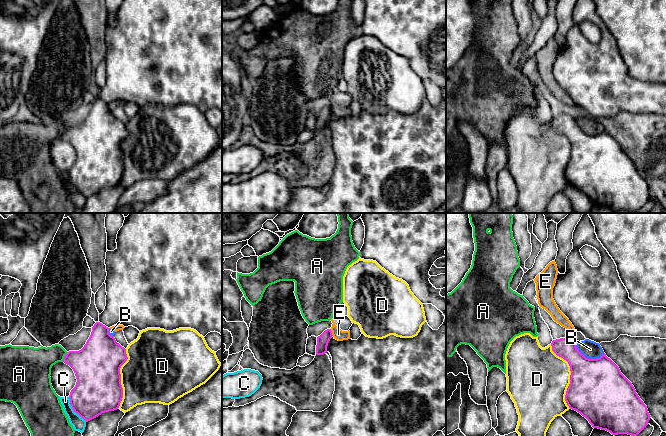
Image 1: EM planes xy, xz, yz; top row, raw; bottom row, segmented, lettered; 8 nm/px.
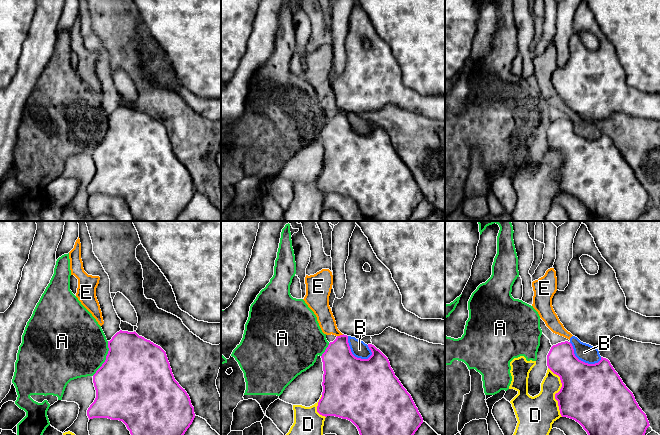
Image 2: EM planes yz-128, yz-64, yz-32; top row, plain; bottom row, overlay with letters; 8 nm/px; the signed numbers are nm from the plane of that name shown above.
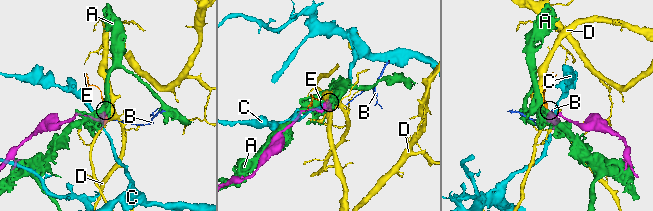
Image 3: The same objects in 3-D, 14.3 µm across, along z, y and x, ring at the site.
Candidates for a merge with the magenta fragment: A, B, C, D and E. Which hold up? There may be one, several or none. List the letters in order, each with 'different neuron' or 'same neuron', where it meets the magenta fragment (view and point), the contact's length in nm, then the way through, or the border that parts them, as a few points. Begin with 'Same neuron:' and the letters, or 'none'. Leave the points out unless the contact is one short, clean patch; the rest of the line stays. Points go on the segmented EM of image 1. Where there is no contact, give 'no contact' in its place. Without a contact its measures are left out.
Same neuron: none
A: different neuron; contact xy (64, 357); length 90 nm
B: different neuron; contact yz (588, 358); length 260 nm
C: different neuron; contact xy (73, 409); length 240 nm
D: different neuron; contact yz (570, 375); length 550 nm
E: different neuron; contact xz (331, 332); length 60 nm; border xz (330, 329), (333, 335)

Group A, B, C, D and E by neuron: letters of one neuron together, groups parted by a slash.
A / B E / C / D

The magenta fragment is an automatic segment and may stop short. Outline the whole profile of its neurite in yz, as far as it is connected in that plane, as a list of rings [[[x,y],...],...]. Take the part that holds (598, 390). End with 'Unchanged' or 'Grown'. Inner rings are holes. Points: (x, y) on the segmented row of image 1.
[[[568,338],[553,340],[551,346],[552,351],[570,366],[570,384],[565,395],[570,409],[585,417],[593,428],[606,430],[614,436],[637,436],[646,428],[651,417],[647,406],[636,393],[632,383],[605,353],[597,359],[586,358]]]. Unchanged

